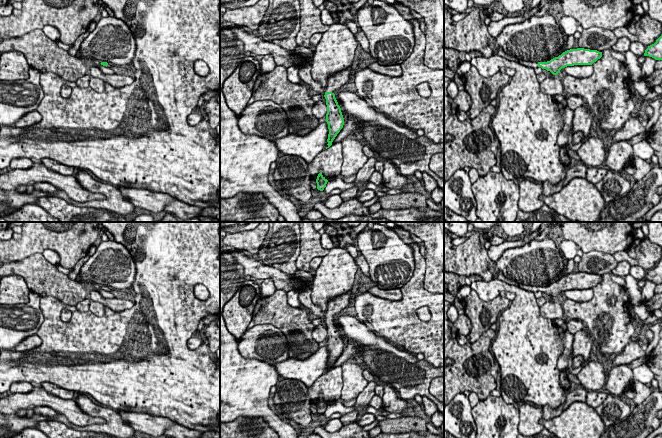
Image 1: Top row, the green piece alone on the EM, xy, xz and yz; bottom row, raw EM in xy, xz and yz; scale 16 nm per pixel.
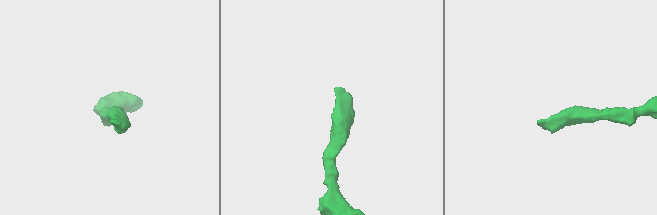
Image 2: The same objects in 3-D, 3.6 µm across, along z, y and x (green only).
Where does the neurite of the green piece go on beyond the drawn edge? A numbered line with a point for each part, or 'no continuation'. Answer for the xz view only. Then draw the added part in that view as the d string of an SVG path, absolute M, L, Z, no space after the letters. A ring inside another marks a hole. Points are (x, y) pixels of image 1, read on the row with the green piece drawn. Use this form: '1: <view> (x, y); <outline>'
1: xz (335, 82); M355 63L346 68L345 70L338 72L328 78L328 84L325 89L325 92L335 93L338 91L344 84L349 82L349 77L351 75L351 70L354 68Z

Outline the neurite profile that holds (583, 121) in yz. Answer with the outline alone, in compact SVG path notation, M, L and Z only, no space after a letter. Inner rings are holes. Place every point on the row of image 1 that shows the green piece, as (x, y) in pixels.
M580 106L574 111L572 125L574 134L583 133L581 143L584 143L589 136L593 135L594 118L587 107Z

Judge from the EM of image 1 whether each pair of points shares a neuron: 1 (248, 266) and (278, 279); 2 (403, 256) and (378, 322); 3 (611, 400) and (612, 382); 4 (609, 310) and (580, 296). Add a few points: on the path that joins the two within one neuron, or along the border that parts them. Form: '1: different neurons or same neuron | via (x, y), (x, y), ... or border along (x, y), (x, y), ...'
1: same neuron | via (255, 270), (259, 274), (271, 274)
2: different neurons | border along (413, 268), (413, 274), (400, 288)
3: different neurons | border along (609, 392), (617, 396)
4: different neurons | border along (594, 293), (586, 301), (567, 299)

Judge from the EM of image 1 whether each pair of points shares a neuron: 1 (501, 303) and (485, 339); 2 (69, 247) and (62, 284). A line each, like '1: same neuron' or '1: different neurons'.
1: different neurons
2: different neurons

